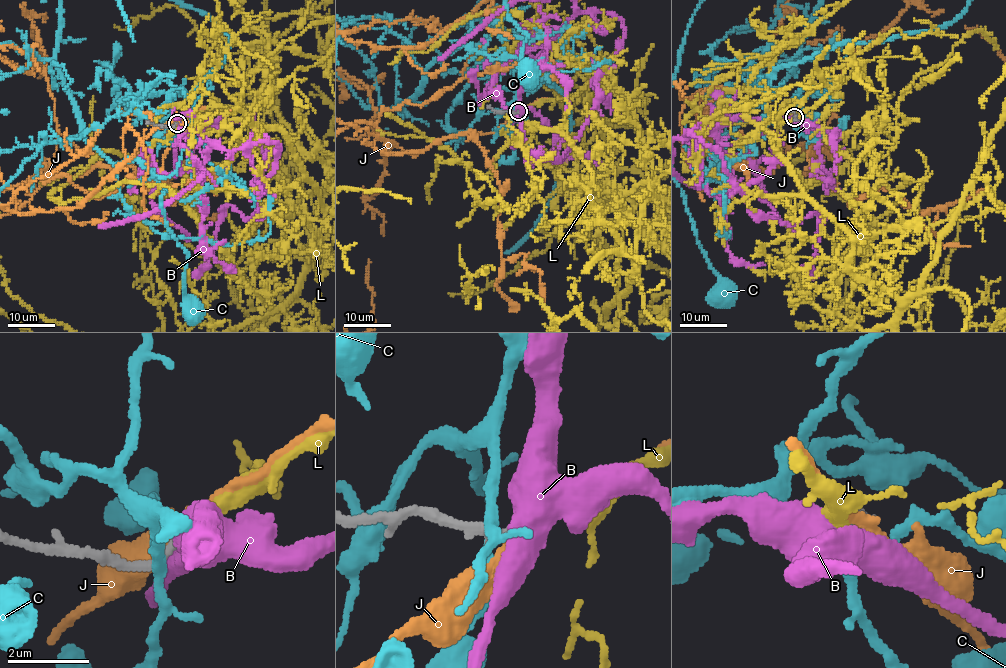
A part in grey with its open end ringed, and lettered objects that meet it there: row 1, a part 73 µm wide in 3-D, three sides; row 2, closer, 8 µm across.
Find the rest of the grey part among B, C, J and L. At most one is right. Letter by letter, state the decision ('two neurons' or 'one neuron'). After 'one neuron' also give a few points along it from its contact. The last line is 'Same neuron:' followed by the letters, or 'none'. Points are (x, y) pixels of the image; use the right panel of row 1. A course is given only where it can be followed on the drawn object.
B: two neurons
C: two neurons
J: two neurons
L: one neuron; it runs (795, 117), (784, 103), (763, 128), (851, 240), (850, 269), (969, 301)
Same neuron: L

